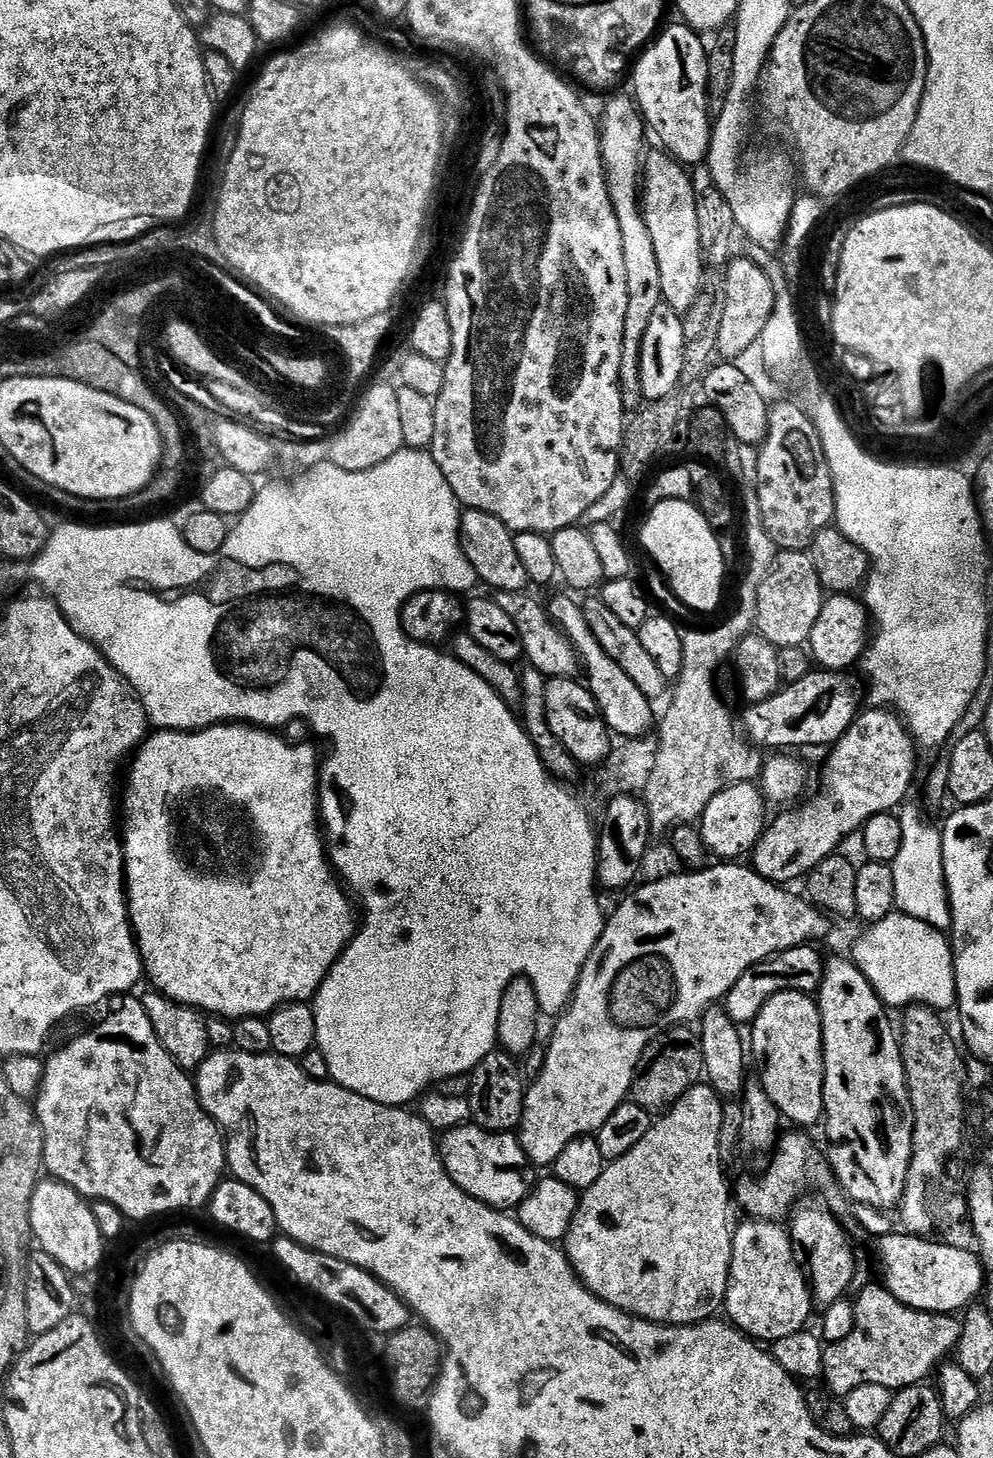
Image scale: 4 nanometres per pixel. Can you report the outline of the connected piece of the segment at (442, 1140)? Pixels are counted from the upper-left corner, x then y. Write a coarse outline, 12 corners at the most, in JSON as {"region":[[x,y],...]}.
{"region":[[469,1122],[439,1137],[452,1181],[519,1209],[538,1172],[512,1132]]}

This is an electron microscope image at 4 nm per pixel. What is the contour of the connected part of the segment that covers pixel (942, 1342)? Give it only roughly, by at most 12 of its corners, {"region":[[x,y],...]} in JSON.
{"region":[[883,1283],[854,1296],[854,1328],[824,1348],[827,1391],[920,1386],[960,1337]]}

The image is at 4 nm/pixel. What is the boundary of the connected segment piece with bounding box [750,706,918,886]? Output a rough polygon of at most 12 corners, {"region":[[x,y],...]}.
{"region":[[861,711],[820,793],[765,827],[762,878],[807,877],[872,816],[905,803],[917,745],[895,712]]}

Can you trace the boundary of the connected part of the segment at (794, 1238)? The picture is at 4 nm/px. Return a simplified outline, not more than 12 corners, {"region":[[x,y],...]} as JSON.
{"region":[[808,1204],[792,1214],[813,1303],[847,1295],[856,1266],[841,1226]]}

